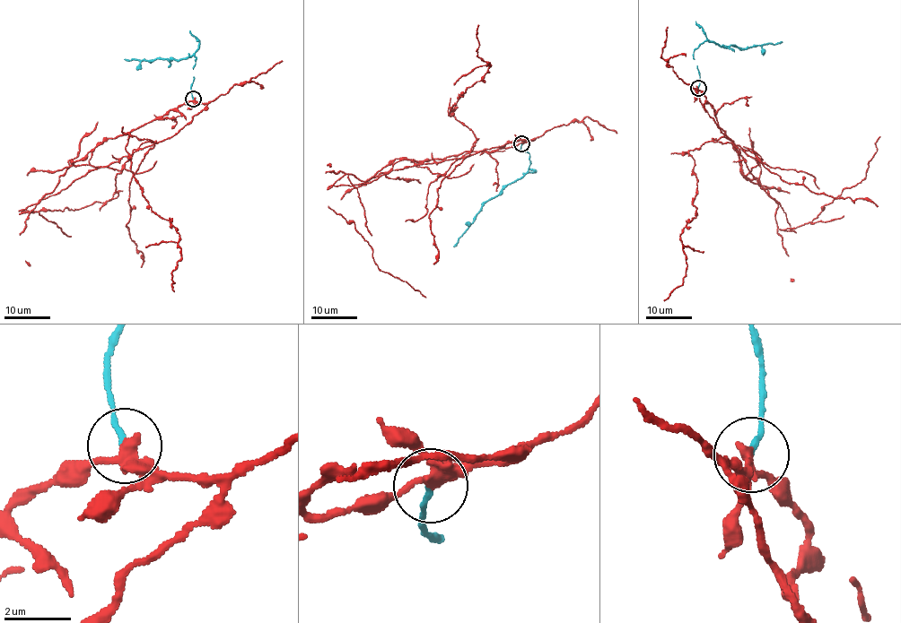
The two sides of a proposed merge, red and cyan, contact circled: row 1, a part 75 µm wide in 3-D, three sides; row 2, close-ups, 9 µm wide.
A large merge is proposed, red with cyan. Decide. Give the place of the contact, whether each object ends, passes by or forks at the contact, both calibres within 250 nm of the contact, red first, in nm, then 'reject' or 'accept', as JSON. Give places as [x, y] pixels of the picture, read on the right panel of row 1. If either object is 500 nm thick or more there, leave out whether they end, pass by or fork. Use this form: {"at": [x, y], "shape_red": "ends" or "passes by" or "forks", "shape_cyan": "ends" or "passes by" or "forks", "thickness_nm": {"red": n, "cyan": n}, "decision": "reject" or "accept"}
{"at": [698, 88], "shape_red": "passes by", "shape_cyan": "ends", "thickness_nm": {"red": 280, "cyan": 140}, "decision": "reject"}

